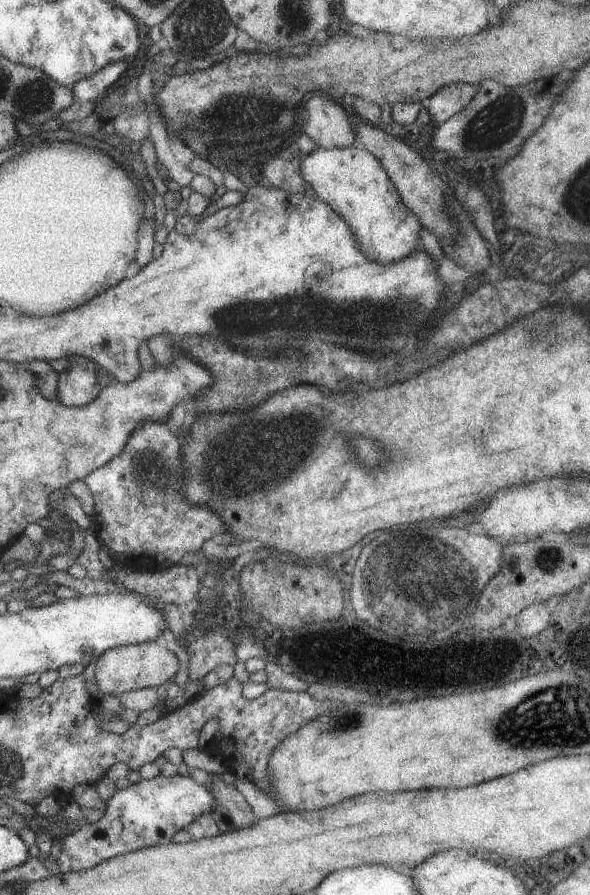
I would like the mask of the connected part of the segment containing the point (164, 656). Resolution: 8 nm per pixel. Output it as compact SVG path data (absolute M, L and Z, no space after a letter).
M152 641L114 647L104 651L96 662L95 676L101 692L121 696L124 692L159 687L180 672L178 669L176 655Z

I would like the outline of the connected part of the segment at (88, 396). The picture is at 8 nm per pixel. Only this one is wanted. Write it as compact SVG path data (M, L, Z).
M69 356L70 367L59 373L58 396L66 406L84 406L100 394L98 372L93 360Z

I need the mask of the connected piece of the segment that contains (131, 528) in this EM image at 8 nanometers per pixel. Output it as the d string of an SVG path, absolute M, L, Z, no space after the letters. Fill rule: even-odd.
M146 422L138 428L124 450L118 456L112 456L106 466L90 472L82 478L94 500L93 527L101 546L107 546L118 560L116 564L136 570L168 570L181 563L186 552L201 553L206 540L217 534L227 534L224 520L204 504L192 504L186 500L182 488L186 482L184 476L184 458L182 442L172 433L170 426L158 422Z

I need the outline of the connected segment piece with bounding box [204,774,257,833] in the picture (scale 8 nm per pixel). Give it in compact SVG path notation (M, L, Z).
M220 774L212 775L214 775L212 782L204 786L216 798L216 808L212 810L212 816L221 832L229 833L252 826L257 820L248 801L234 785L226 784Z

